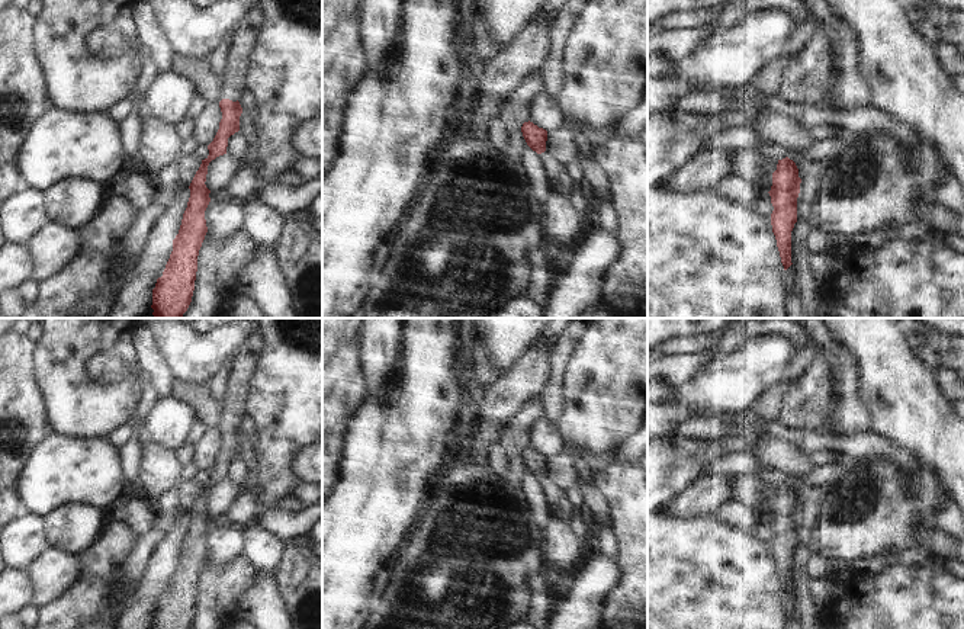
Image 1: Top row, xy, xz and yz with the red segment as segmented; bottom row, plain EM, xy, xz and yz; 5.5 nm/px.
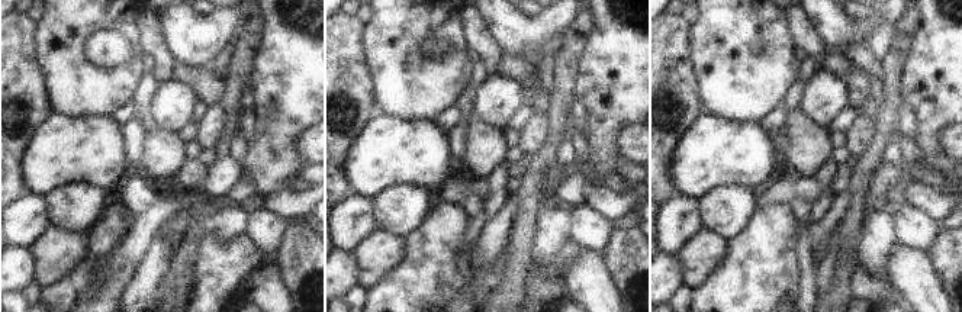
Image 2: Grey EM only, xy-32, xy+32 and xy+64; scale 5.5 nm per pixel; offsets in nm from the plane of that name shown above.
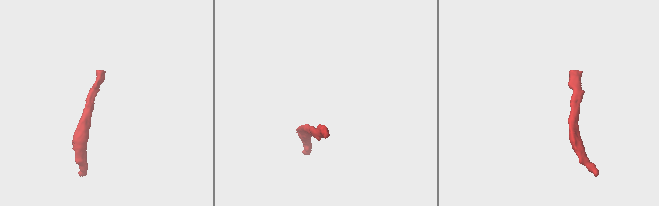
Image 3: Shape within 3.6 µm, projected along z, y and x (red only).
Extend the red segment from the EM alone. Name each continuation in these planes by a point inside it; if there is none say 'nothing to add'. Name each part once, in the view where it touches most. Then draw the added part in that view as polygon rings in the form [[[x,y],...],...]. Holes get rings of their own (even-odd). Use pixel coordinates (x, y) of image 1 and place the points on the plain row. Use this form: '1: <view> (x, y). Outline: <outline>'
1: xy (244, 360). Outline: [[[253,330],[232,354],[228,373],[228,389],[222,401],[222,424],[237,427],[241,417],[245,414],[248,386],[260,359],[261,349],[261,334],[257,330]]]

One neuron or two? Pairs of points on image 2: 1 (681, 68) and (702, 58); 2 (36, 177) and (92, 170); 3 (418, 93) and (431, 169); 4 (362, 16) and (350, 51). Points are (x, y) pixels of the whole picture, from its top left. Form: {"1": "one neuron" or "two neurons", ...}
{"1": "two neurons", "2": "one neuron", "3": "two neurons", "4": "two neurons"}

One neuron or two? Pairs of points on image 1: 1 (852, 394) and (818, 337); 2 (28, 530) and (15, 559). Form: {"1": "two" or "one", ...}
{"1": "one", "2": "one"}

